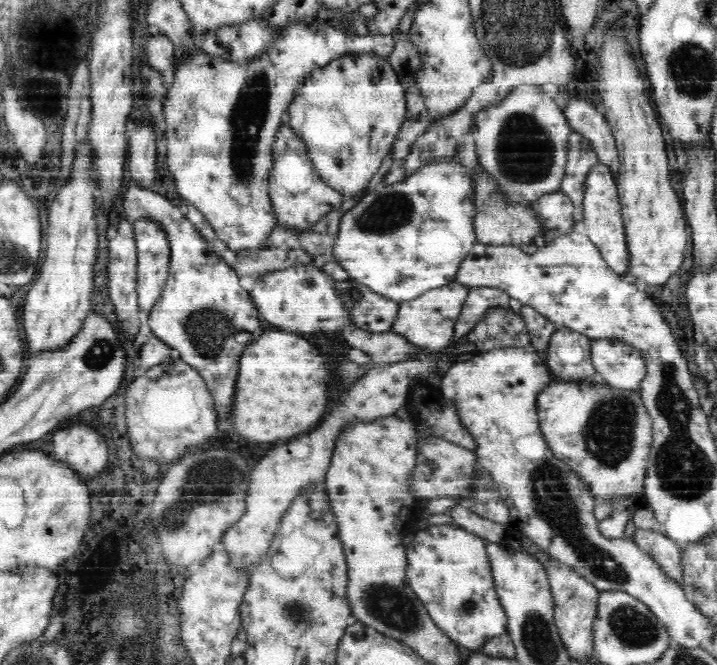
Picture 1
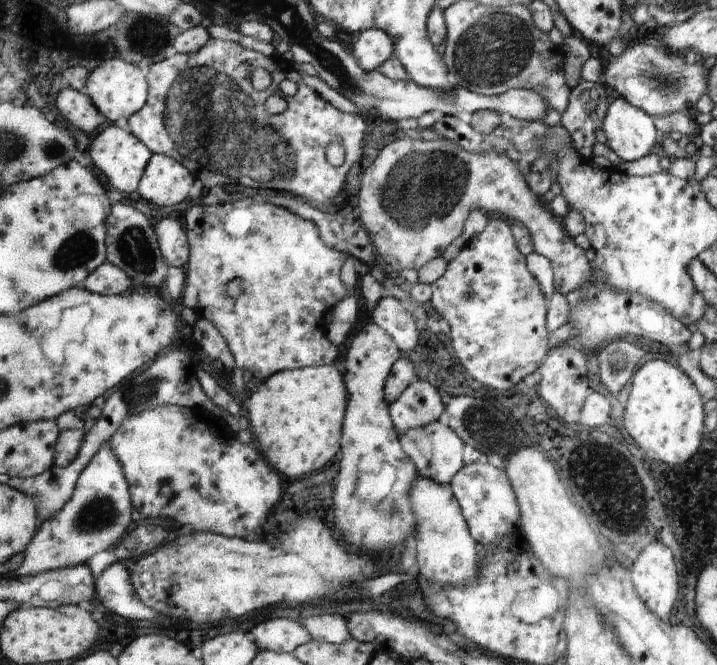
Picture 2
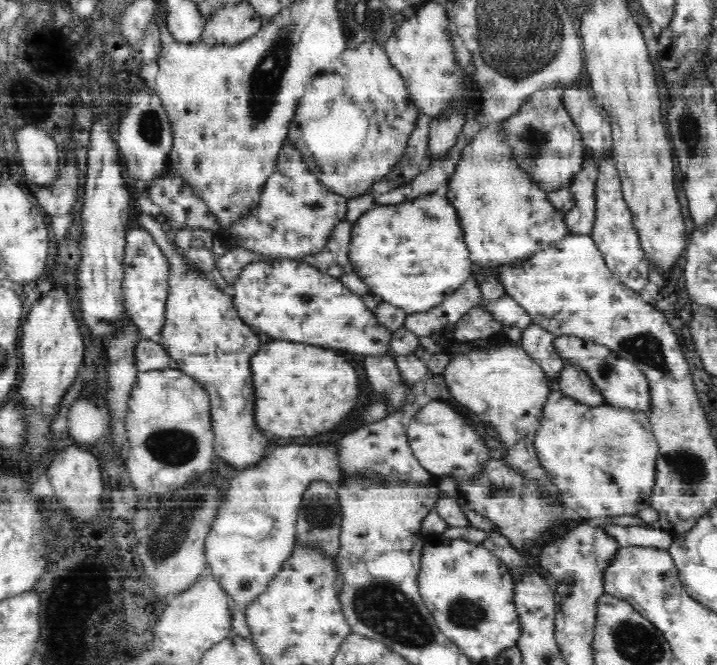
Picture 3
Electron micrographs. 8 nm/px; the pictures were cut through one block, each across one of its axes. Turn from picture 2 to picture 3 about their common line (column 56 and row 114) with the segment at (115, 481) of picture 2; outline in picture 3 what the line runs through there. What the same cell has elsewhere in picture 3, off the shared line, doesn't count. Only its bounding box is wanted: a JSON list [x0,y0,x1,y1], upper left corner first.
[505,87,590,191]

